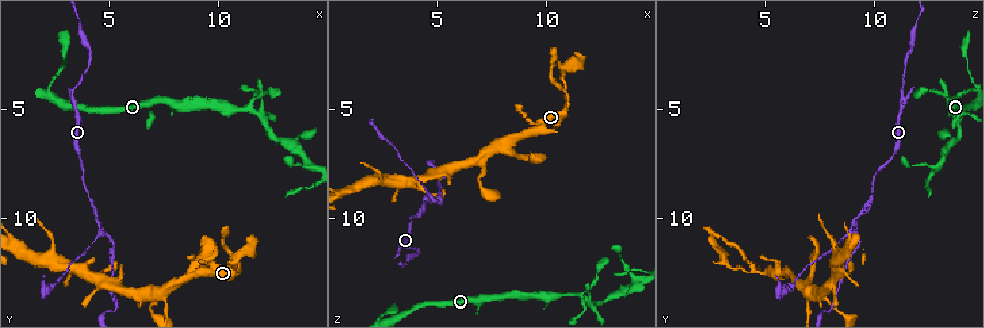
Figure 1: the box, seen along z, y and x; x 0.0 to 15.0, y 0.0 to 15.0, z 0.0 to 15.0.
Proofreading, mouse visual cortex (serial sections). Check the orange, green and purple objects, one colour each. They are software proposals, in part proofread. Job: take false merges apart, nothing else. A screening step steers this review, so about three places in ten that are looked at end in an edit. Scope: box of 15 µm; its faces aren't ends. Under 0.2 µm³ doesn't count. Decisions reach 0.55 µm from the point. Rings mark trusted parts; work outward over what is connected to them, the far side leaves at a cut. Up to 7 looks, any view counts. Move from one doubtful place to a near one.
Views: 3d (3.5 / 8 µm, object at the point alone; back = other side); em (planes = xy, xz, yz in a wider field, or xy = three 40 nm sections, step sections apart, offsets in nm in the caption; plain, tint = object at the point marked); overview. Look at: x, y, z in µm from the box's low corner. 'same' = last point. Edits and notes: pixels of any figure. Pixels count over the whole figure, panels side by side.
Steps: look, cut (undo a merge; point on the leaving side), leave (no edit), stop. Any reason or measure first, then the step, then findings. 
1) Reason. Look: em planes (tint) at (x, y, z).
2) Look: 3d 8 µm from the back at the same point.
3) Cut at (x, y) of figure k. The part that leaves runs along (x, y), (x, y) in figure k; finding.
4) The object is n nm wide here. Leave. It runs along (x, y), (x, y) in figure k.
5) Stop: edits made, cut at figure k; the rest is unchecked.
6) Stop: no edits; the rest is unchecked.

Thick turns thin. Look: 3d 3.5 µm from the back at (10.8, 12.5, 4.7).

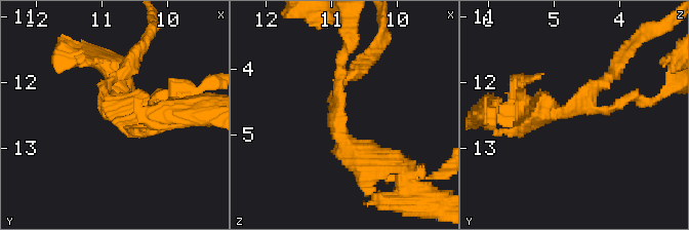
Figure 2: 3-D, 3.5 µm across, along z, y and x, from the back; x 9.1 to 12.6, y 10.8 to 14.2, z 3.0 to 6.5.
Need the tissue. Look: em xy step 1 (tint) at (10.85, 12.45, 4.60).

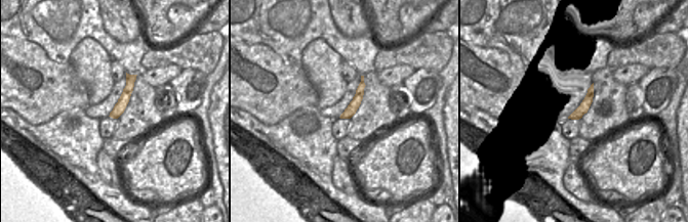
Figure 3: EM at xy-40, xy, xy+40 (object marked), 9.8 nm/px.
The object is 100 nm wide here. Leave. It runs along (383, 159), (339, 132), (349, 49) in figure 2; one cell here.

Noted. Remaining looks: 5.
A narrow waist. Look: 3d 8 µm at (4.8, 10.4, 9.2).

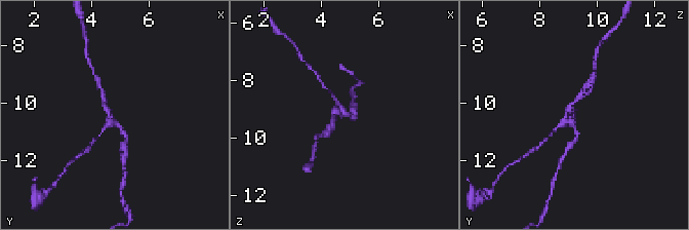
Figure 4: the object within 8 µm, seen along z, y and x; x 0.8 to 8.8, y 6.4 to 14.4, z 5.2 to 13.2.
Look: em xy step 2 (tint) at (4.8, 10.5, 9.2).

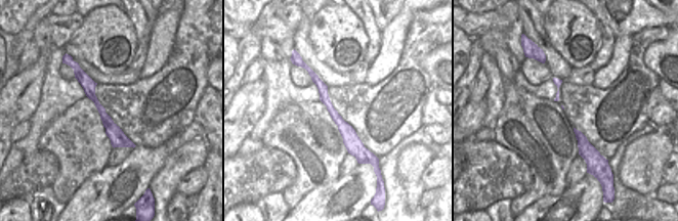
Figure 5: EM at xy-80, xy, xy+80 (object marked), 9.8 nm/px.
Leave. It runs along (104, 94), (126, 142) in figure 4; all the same cell.

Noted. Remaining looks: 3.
Small branch off a trunk. Look: 3d 3.5 µm at (7.0, 13.5, 7.5).

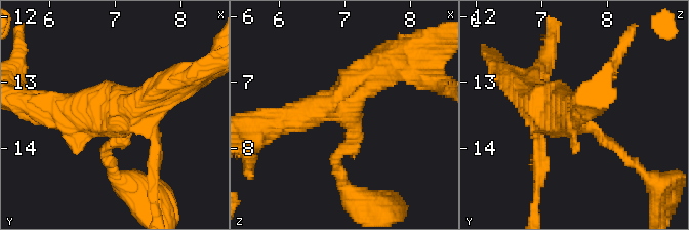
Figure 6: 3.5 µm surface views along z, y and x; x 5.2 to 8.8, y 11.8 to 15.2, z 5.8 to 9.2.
Look: em xy step 5 (plain) at (7.10, 13.60, 7.50).

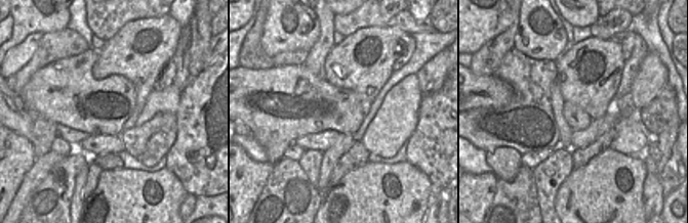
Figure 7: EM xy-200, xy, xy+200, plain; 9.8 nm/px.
With the object marked. Look: em xy step 5 (tint) at the same point.

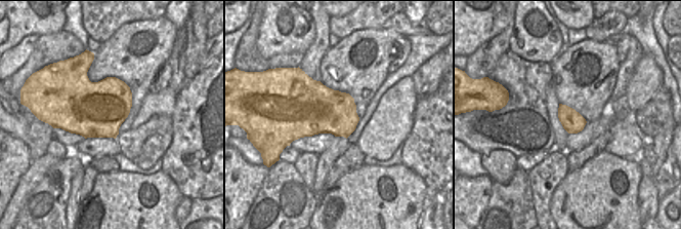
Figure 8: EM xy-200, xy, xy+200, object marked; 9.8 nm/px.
Leave. It runs along (391, 70), (336, 104), (274, 122) in figure 6; all the same cell.

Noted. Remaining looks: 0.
Stop: no edits; the rest is unchecked.

